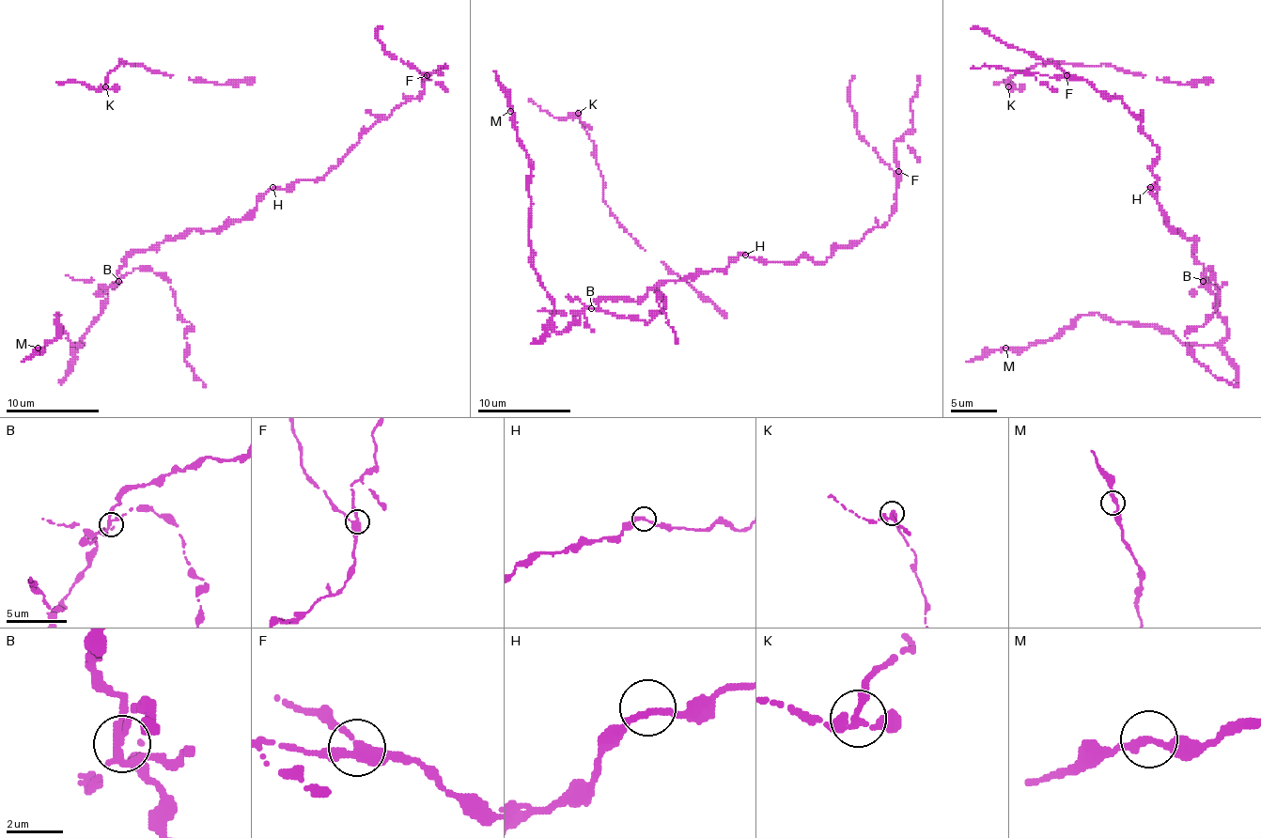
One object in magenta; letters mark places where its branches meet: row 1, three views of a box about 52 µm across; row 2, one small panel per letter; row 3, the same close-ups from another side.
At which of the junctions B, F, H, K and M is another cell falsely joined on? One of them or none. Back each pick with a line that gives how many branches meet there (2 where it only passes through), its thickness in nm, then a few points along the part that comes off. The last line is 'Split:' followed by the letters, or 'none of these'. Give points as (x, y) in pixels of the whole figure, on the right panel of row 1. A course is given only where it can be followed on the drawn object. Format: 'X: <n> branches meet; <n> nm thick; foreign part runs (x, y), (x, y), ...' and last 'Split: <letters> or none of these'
B: 3 branches meet; 240 nm thick; foreign part runs (1204, 280), (1210, 269), (1218, 305), (1204, 324), (1185, 335), (1187, 349), (1215, 378), (1238, 387)
Split: B

